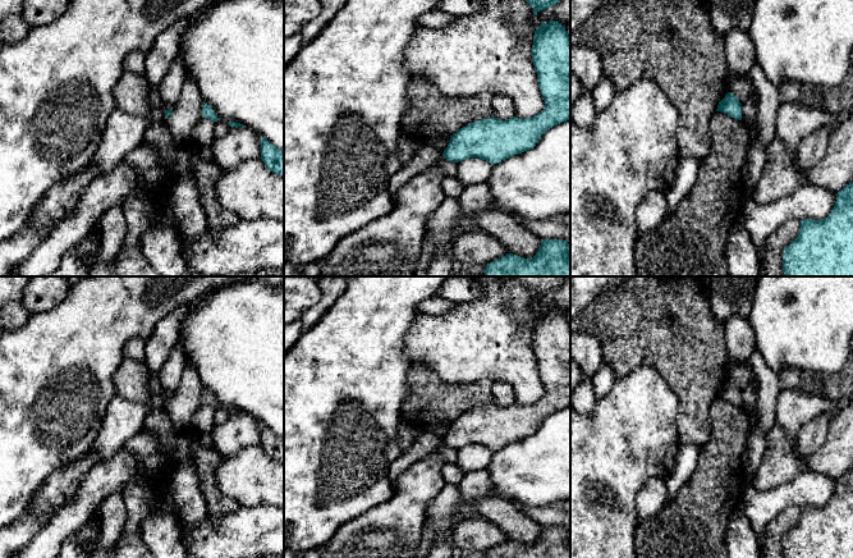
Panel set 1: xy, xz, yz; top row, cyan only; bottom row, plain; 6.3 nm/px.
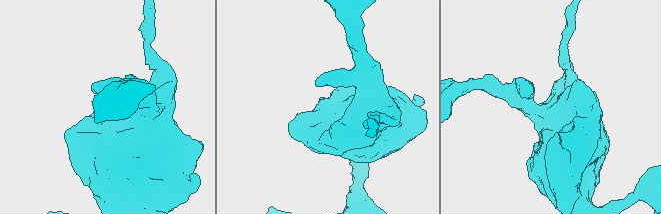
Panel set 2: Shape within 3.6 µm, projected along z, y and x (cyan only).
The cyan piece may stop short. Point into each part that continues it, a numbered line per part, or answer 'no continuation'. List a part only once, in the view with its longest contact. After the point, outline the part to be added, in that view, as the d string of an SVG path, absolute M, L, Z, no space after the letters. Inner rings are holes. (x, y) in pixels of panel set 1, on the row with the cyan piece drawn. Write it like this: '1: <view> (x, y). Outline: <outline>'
no continuation

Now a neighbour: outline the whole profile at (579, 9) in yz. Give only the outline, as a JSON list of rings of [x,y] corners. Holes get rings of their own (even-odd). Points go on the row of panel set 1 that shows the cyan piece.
[[[570,0],[570,32],[597,12],[602,5],[611,0]]]

